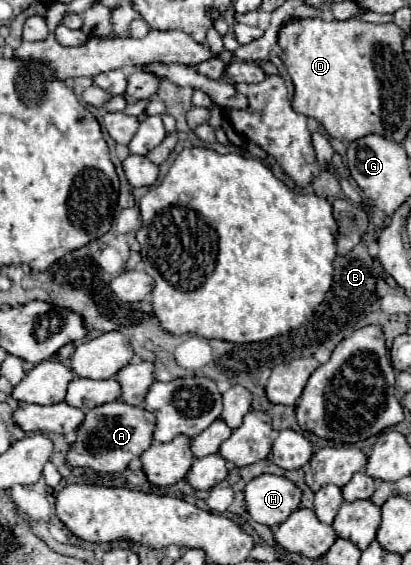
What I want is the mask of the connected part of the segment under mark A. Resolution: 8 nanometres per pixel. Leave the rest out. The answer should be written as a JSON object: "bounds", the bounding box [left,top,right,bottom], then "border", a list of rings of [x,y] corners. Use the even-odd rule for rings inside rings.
{"bounds":[67,400,155,474],"border":[[[123,400],[107,402],[87,412],[83,426],[77,430],[77,440],[67,452],[69,466],[89,466],[103,474],[115,474],[129,466],[131,458],[141,456],[153,444],[155,414],[139,406],[127,406]]]}

